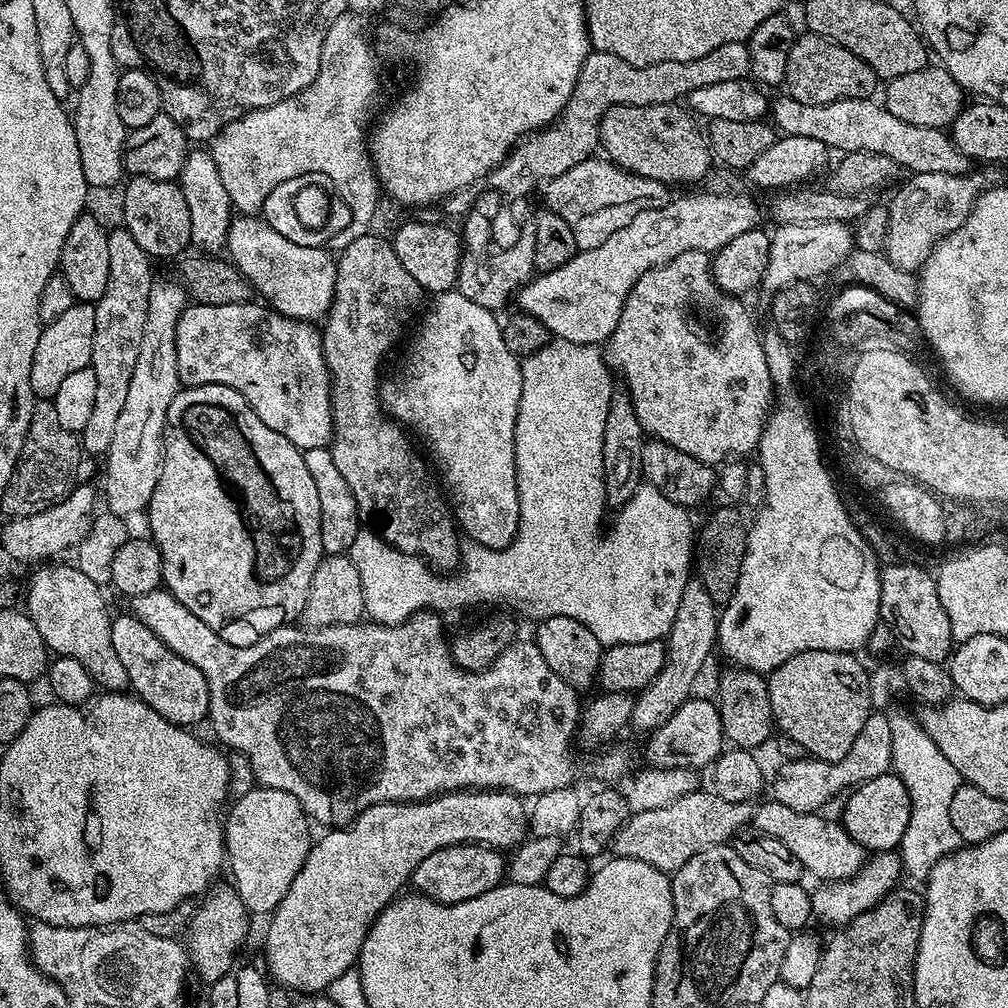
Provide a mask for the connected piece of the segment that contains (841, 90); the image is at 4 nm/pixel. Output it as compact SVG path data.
M800 34L797 35L794 46L790 46L790 59L786 66L783 87L787 95L798 102L829 104L846 98L866 100L873 95L876 84L878 85L876 71L866 62L862 62L858 54L846 50L846 46L838 42L815 34Z

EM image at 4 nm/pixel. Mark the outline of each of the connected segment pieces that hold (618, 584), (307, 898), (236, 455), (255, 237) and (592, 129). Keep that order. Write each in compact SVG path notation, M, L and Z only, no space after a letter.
M553 339L542 350L538 350L533 356L523 357L520 369L522 370L522 398L518 402L518 418L514 426L514 458L516 459L516 481L518 482L518 510L520 511L520 525L512 543L505 548L487 548L475 542L463 545L462 555L459 560L460 576L451 580L451 575L436 575L433 569L419 556L410 556L393 548L383 536L375 531L362 530L358 538L354 538L354 546L350 553L354 566L358 566L358 578L362 578L362 596L364 598L364 611L369 621L378 624L404 624L417 612L425 610L439 610L441 613L448 612L451 608L468 608L471 604L484 604L487 600L505 600L508 604L516 604L516 608L524 616L533 616L533 621L539 622L546 618L565 616L574 618L574 622L582 622L594 638L598 638L601 646L613 644L637 644L638 642L650 642L667 637L674 622L674 614L678 614L678 602L682 602L682 590L689 582L690 573L688 567L694 564L694 528L692 532L692 520L689 509L680 504L670 502L662 490L658 490L647 482L641 483L640 488L630 502L619 509L616 521L612 529L605 536L600 536L600 523L606 513L606 501L604 499L604 467L602 466L602 446L604 445L604 431L606 430L606 414L610 406L610 398L614 391L613 373L604 360L604 353L595 344L575 344L565 340Z
M503 790L446 792L431 800L417 800L414 804L370 806L351 824L325 831L325 836L312 844L309 856L286 896L268 920L264 956L268 959L267 971L271 979L284 988L293 988L296 994L323 993L334 978L342 978L346 970L357 967L362 942L366 942L373 920L387 904L401 895L403 888L400 887L411 881L418 862L434 854L434 850L451 844L484 844L497 850L512 850L517 844L524 843L529 832L525 801L516 793Z
M203 384L197 388L181 387L174 402L170 402L170 410L164 423L164 457L158 474L158 486L154 486L154 494L146 509L150 539L158 546L162 554L162 584L166 591L178 598L186 610L202 618L218 638L230 642L230 646L250 646L258 642L266 634L276 628L285 627L289 622L301 615L306 606L306 598L310 594L310 578L314 578L314 570L324 556L322 550L322 530L320 529L320 511L318 510L318 490L314 487L314 478L310 478L310 470L306 470L304 452L295 448L278 430L270 430L258 414L238 394L238 390L230 390L230 386L221 384Z
M240 214L233 219L228 231L226 256L252 281L255 295L273 312L297 322L320 322L327 317L336 285L333 253L331 256L323 247L311 248L287 241L259 215Z
M743 40L726 42L710 50L710 54L702 54L702 58L690 58L690 62L658 62L650 66L634 66L630 62L622 62L622 58L614 58L614 54L589 51L586 62L582 62L574 92L561 110L560 117L547 128L525 136L499 166L484 177L483 191L528 198L536 187L537 191L548 181L558 178L558 174L566 174L570 166L593 159L600 143L600 123L606 110L614 106L675 104L687 101L688 96L702 86L747 81L751 76L750 50Z

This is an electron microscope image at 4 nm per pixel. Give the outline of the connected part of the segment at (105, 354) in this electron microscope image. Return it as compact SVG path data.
M113 227L108 233L106 246L110 253L110 278L106 282L106 294L95 301L90 365L94 370L94 378L98 378L98 386L94 393L94 410L82 433L83 451L97 458L103 457L108 451L110 438L114 438L118 414L122 414L122 405L130 390L130 374L134 374L134 362L138 362L138 346L142 346L142 330L146 326L146 302L150 302L150 286L154 279L153 261L146 250L134 242L127 228Z

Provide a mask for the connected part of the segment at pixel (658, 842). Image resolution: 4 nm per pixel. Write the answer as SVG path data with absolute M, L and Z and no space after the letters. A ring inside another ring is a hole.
M697 790L654 810L632 812L628 821L612 839L610 848L616 856L646 862L669 874L679 873L702 850L715 844L727 844L736 833L753 823L757 805L730 802L713 790Z

